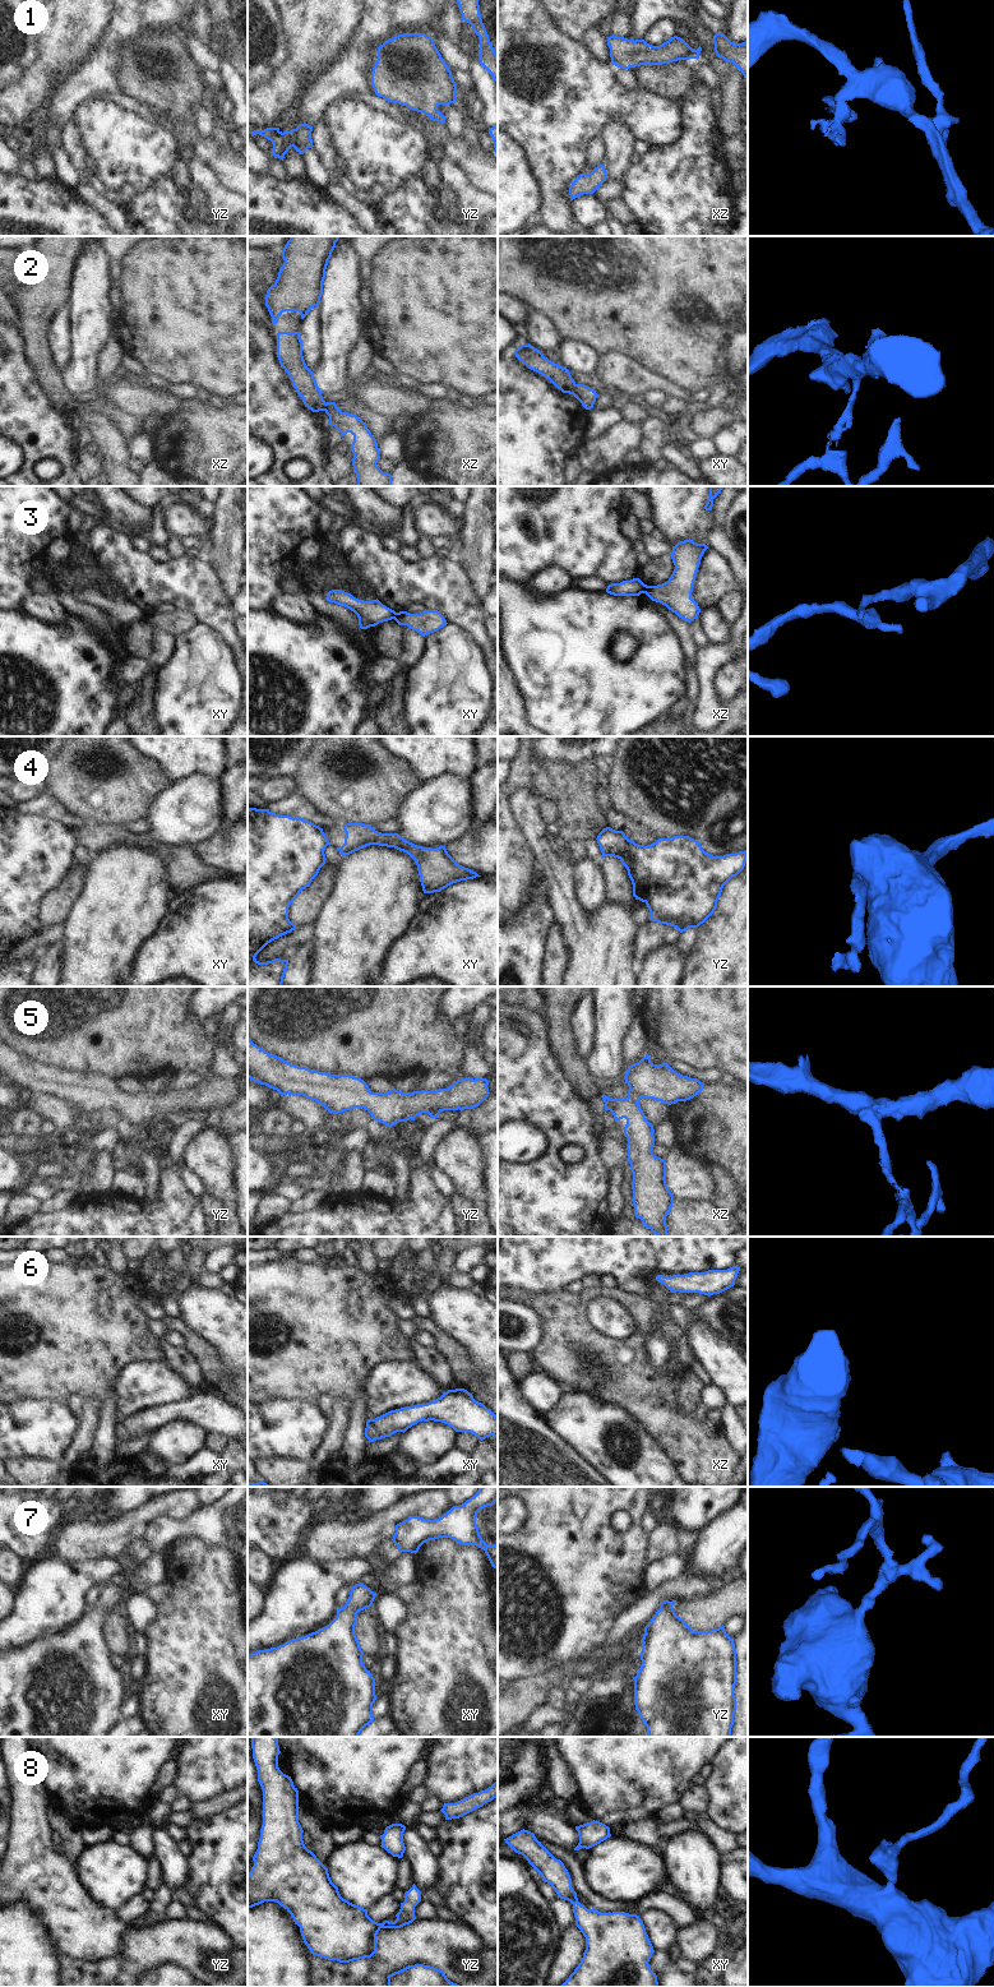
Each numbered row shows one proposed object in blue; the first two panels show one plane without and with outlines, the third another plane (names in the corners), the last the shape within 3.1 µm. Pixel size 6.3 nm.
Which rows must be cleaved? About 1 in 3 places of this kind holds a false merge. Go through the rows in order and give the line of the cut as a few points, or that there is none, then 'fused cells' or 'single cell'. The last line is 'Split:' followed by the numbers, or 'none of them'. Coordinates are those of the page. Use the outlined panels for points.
1: no cut; single cell
2: cut in xy along (576, 384), (572, 393); fused cells
3: cut in xz along (647, 586), (643, 592); fused cells
4: cut in xy along (327, 841), (328, 844); fused cells
5: no cut; single cell
6: no cut; single cell
7: no cut; single cell
8: no cut; single cell
Split: 2, 3, 4

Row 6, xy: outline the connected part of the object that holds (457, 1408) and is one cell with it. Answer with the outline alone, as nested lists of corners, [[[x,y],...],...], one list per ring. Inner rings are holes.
[[[464,1388],[448,1390],[427,1404],[390,1410],[375,1419],[369,1419],[365,1437],[374,1442],[397,1432],[404,1433],[422,1420],[441,1422],[456,1432],[470,1432],[478,1440],[490,1436],[498,1438],[498,1417]]]

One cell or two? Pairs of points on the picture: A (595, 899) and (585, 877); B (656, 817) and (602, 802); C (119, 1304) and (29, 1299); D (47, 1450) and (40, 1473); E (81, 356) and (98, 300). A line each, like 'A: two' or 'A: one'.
A: one
B: two
C: one
D: two
E: one

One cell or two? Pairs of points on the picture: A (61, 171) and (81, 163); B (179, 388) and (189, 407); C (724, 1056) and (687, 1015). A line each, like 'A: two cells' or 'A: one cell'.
A: two cells
B: two cells
C: one cell

